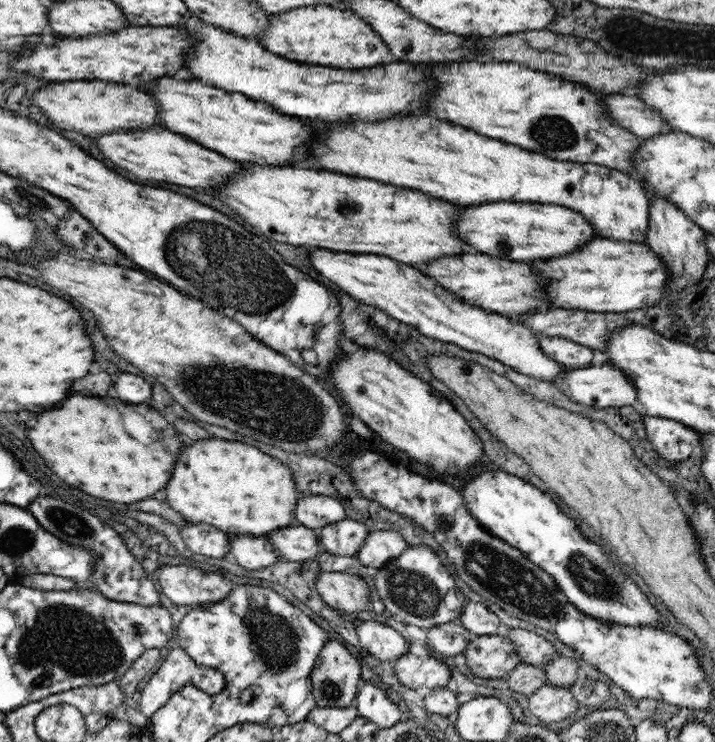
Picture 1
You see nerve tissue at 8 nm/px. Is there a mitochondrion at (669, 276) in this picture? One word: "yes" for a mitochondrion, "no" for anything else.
no

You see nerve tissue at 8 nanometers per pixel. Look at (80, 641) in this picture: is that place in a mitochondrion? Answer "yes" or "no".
yes

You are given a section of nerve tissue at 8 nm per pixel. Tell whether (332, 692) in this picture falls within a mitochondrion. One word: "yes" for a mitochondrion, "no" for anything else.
yes

